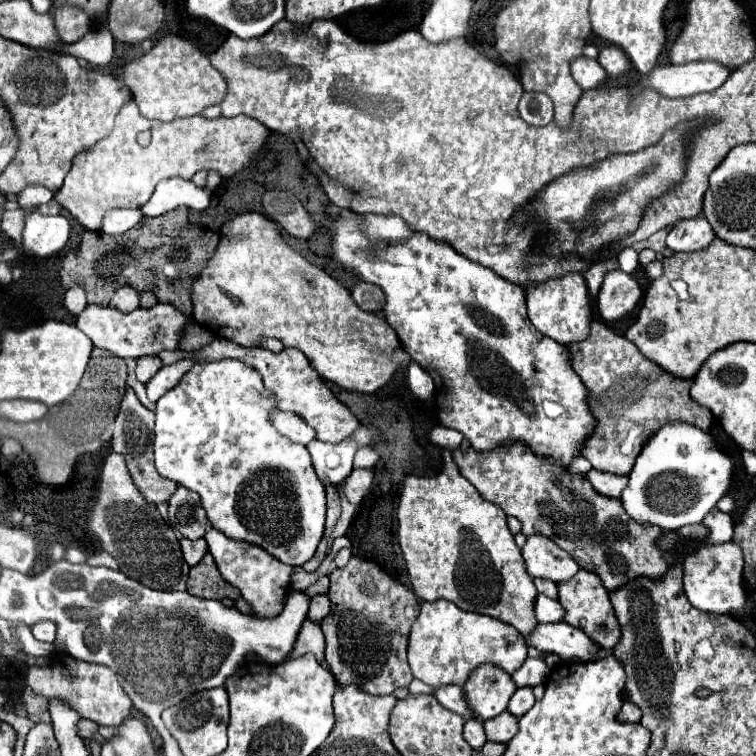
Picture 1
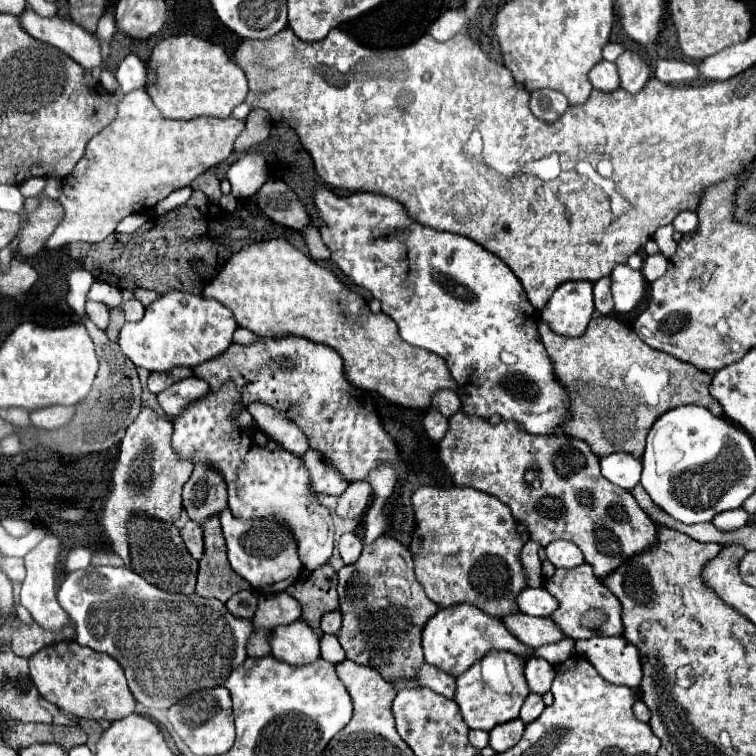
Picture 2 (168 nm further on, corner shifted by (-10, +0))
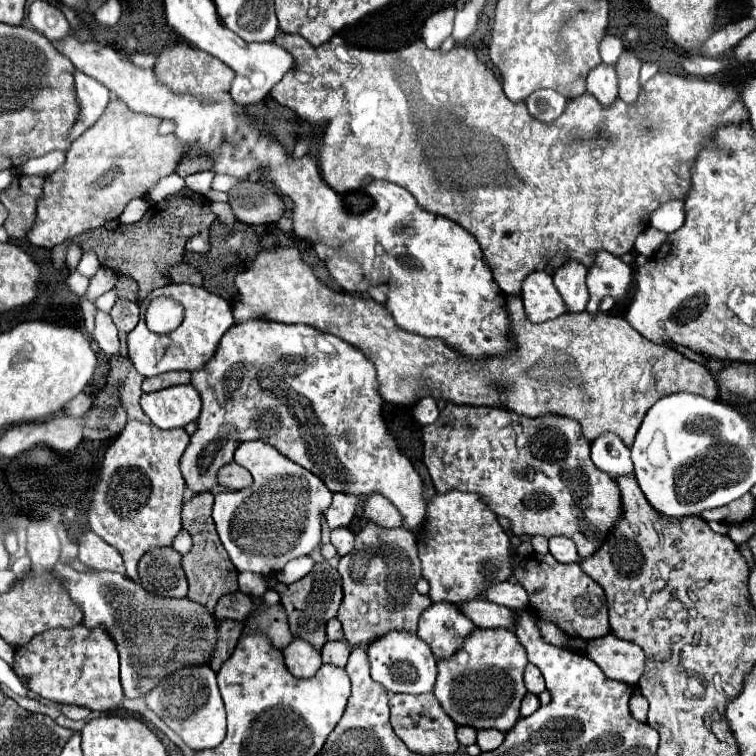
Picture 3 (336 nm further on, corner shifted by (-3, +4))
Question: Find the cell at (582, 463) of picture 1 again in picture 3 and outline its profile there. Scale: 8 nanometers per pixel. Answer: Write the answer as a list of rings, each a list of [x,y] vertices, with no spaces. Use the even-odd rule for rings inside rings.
[[[603,433],[591,441],[591,459],[611,477],[633,473],[631,453],[615,433]]]

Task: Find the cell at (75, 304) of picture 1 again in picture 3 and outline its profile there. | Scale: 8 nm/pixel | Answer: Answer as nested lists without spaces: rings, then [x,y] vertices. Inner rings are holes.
[[[103,311],[97,313],[93,339],[97,341],[97,345],[101,347],[101,351],[103,351],[107,357],[119,355],[119,331],[115,329],[115,323],[111,321],[109,313],[103,313]]]

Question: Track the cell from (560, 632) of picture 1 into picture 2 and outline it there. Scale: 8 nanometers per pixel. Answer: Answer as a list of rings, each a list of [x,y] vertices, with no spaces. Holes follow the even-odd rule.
[[[516,613],[502,617],[502,621],[510,633],[514,633],[522,643],[534,649],[564,639],[564,633],[558,631],[558,627],[550,617],[530,617],[526,613]]]

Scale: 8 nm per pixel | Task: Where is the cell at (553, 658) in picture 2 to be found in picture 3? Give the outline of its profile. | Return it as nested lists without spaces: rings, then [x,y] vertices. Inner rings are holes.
[[[477,627],[455,655],[437,661],[439,673],[433,695],[457,725],[467,725],[473,729],[497,729],[505,733],[521,717],[519,705],[527,693],[523,683],[527,663],[525,647],[517,641],[511,629]]]

